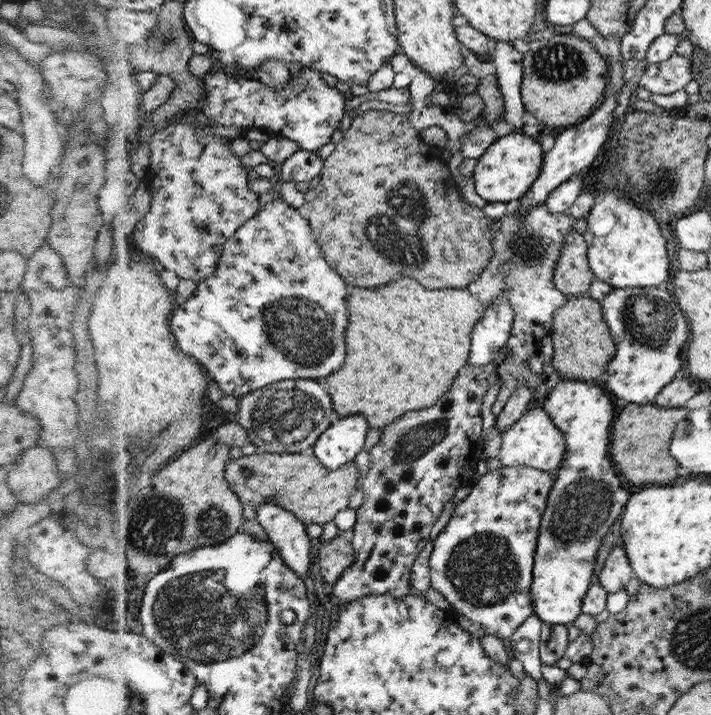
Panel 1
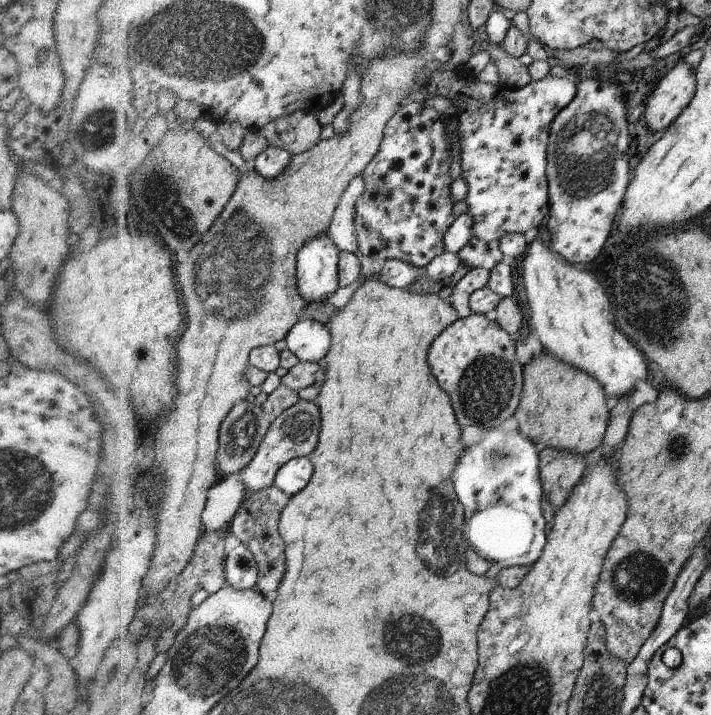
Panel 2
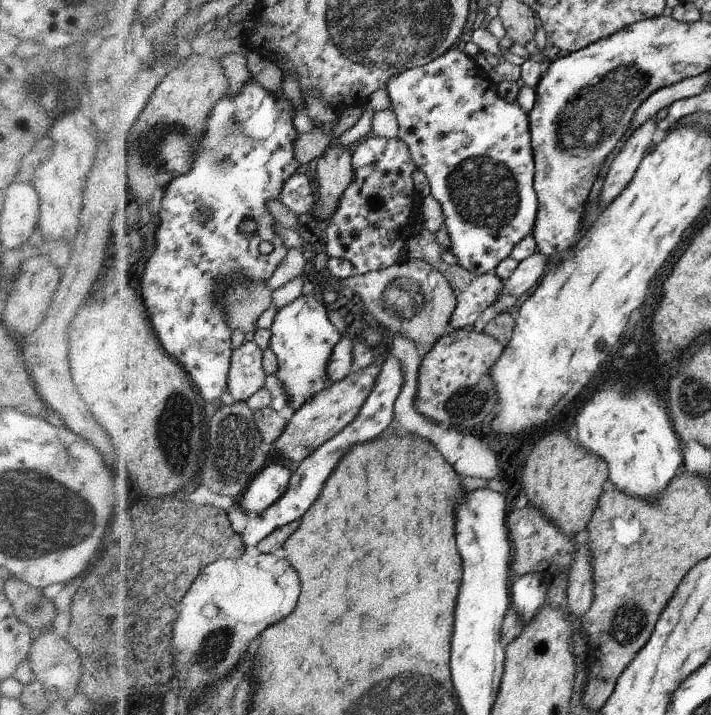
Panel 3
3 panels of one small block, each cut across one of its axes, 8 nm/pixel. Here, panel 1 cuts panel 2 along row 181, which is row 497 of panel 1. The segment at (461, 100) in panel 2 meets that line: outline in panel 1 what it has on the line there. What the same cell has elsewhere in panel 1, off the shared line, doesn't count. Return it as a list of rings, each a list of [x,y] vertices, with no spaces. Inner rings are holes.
[[[503,465],[490,471],[472,483],[471,492],[456,504],[447,525],[432,542],[429,560],[431,588],[452,605],[452,612],[480,624],[488,635],[508,639],[524,621],[535,615],[531,598],[535,552],[543,514],[554,484],[555,479],[550,472],[529,466]]]

